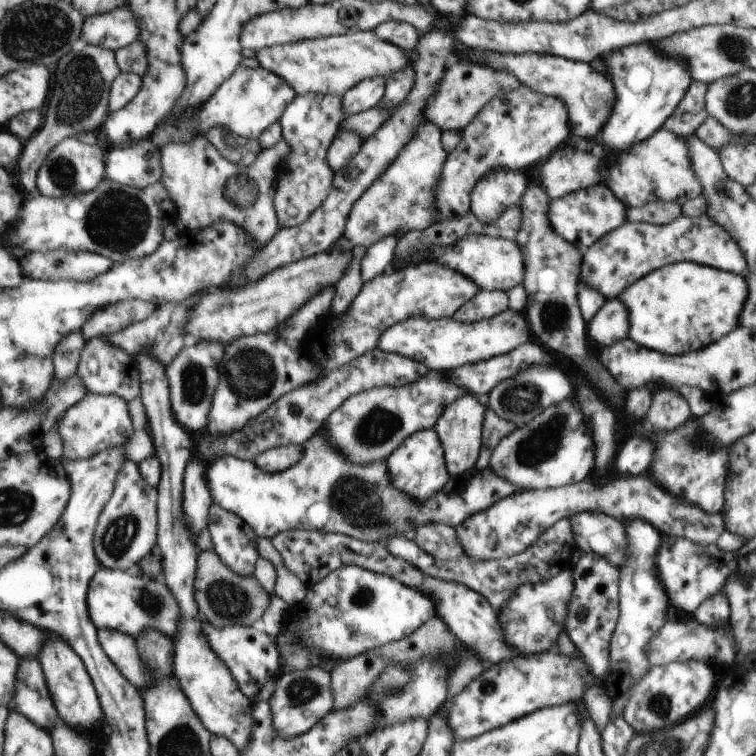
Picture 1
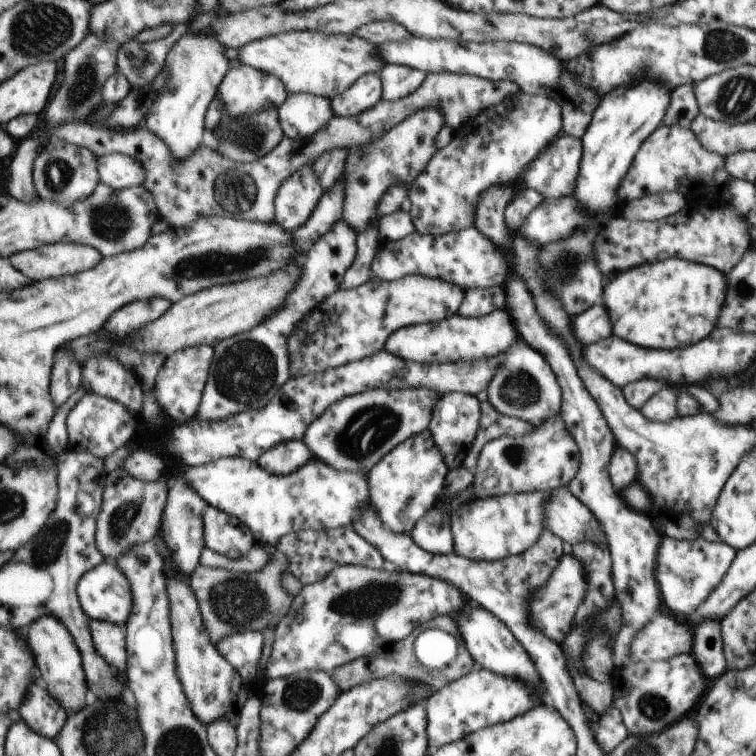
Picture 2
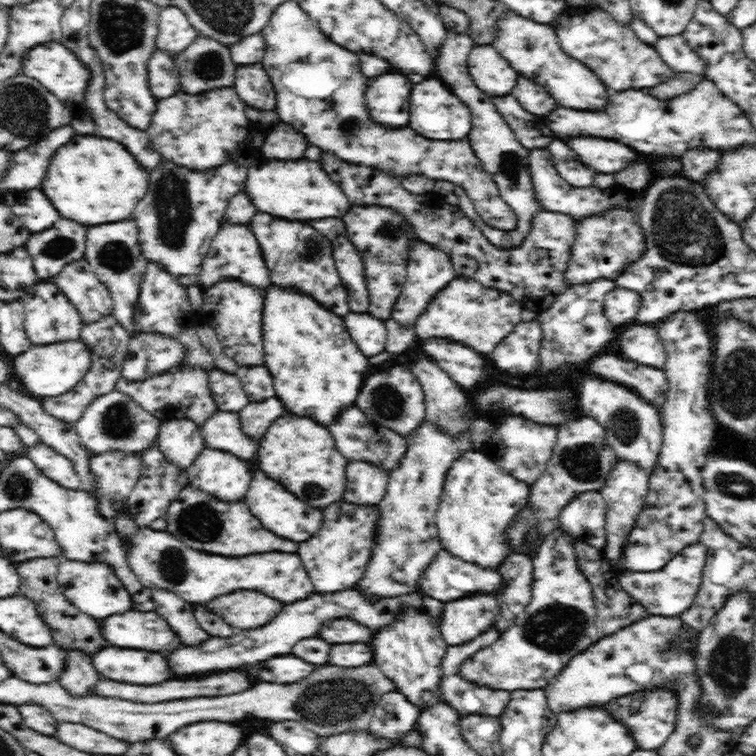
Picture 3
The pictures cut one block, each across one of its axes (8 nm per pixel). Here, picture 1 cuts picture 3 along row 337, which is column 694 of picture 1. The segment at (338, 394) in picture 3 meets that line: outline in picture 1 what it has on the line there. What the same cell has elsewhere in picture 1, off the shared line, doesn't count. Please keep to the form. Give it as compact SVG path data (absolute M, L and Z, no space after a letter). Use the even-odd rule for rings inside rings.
M693 262L657 268L621 292L621 302L627 304L627 338L663 354L697 350L735 328L745 300L745 286L748 283L743 276L697 266Z

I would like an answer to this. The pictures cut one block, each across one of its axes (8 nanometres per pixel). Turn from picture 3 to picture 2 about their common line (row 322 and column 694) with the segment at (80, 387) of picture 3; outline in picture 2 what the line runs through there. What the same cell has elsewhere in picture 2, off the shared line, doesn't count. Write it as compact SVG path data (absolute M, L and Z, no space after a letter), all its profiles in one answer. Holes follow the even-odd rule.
M683 84L670 92L668 110L665 110L661 125L689 128L697 114L700 113L693 98L693 85Z

